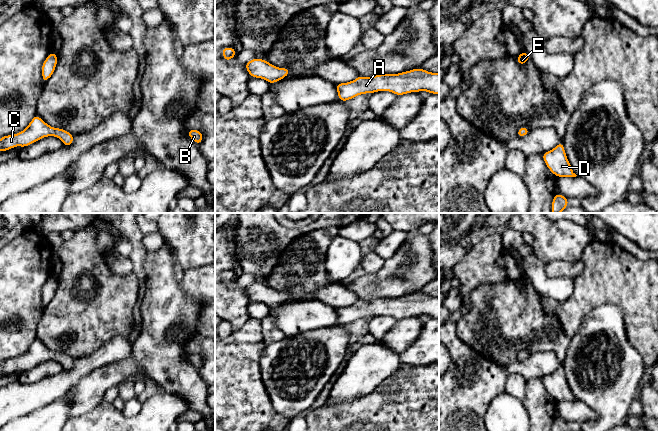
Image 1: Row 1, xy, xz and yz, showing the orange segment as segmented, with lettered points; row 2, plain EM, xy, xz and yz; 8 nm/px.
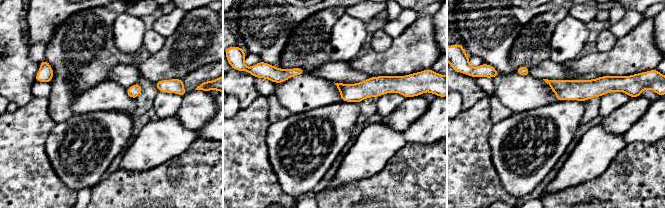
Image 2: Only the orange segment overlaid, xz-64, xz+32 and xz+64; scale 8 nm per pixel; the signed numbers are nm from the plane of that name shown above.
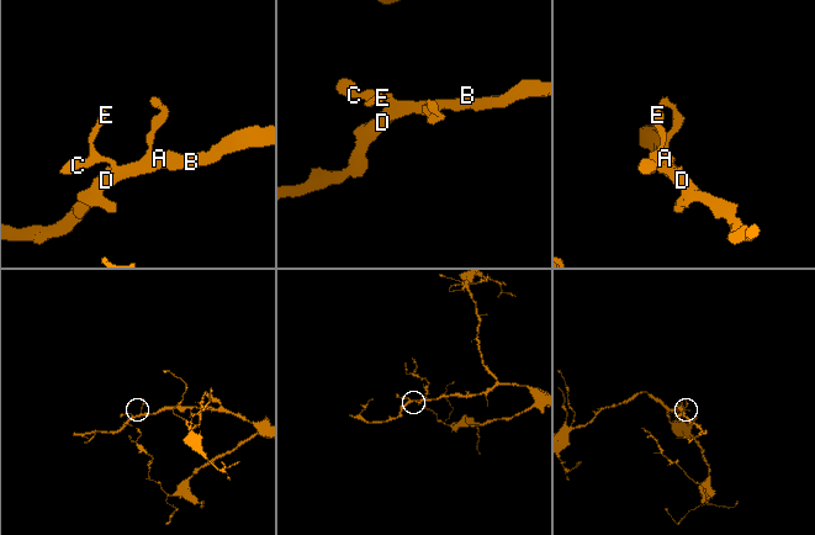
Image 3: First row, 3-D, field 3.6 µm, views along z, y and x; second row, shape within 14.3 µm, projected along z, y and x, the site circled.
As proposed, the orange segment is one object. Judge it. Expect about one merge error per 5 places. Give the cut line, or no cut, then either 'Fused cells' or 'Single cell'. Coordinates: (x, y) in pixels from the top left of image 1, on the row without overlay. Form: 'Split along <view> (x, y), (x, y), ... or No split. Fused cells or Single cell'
No split. Single cell

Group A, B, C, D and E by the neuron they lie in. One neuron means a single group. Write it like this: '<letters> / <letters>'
A B C D E

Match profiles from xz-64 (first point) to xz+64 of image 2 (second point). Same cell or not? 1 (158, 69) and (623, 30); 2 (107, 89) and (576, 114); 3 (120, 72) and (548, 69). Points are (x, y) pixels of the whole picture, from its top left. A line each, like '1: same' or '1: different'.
1: different
2: different
3: same

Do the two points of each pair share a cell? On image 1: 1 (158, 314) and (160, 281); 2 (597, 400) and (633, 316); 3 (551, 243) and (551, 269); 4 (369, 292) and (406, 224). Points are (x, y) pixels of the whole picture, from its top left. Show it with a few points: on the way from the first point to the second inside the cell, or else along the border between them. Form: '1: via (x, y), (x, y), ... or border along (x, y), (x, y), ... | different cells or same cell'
1: via (160, 306), (160, 289) | same cell
2: border along (620, 310), (623, 316), (627, 340), (639, 353) | different cells
3: border along (574, 262), (551, 260), (546, 265) | different cells
4: border along (416, 230), (411, 230), (408, 233) | different cells

